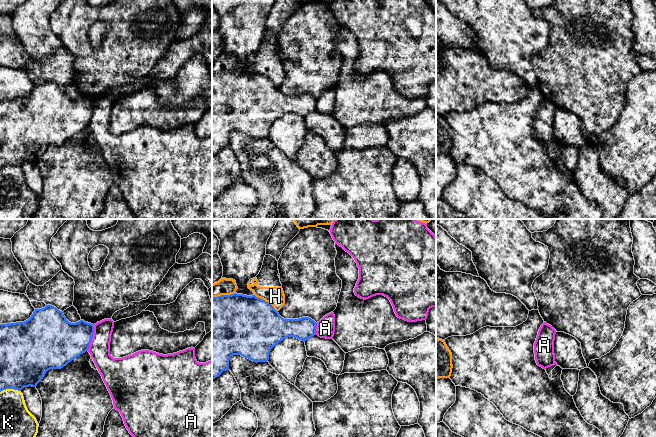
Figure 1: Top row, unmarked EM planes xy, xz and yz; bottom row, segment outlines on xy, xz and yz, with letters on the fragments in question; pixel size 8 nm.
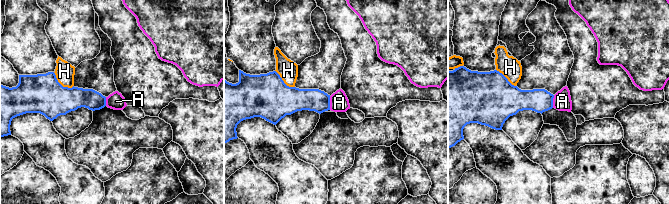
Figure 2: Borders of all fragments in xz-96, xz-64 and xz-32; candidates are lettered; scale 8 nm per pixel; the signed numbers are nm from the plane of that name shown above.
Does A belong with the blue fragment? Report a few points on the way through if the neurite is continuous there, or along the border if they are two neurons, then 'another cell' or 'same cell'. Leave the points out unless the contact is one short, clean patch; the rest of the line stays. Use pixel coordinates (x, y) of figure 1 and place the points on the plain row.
border xy (94, 101), (92, 116), (87, 126); another cell

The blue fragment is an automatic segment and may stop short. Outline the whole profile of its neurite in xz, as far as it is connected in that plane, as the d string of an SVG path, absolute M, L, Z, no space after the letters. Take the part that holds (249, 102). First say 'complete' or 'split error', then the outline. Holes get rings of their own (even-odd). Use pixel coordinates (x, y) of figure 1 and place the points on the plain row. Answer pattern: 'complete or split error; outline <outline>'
complete; outline M221 71L212 74L212 155L229 146L229 135L241 131L253 138L267 138L271 125L288 113L301 117L316 111L317 99L309 93L284 95L273 82L255 71Z

